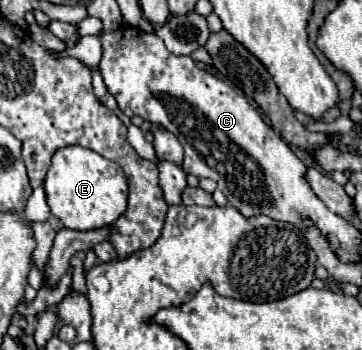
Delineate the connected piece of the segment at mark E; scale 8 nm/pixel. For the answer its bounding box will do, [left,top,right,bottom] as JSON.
[45,147,127,231]

